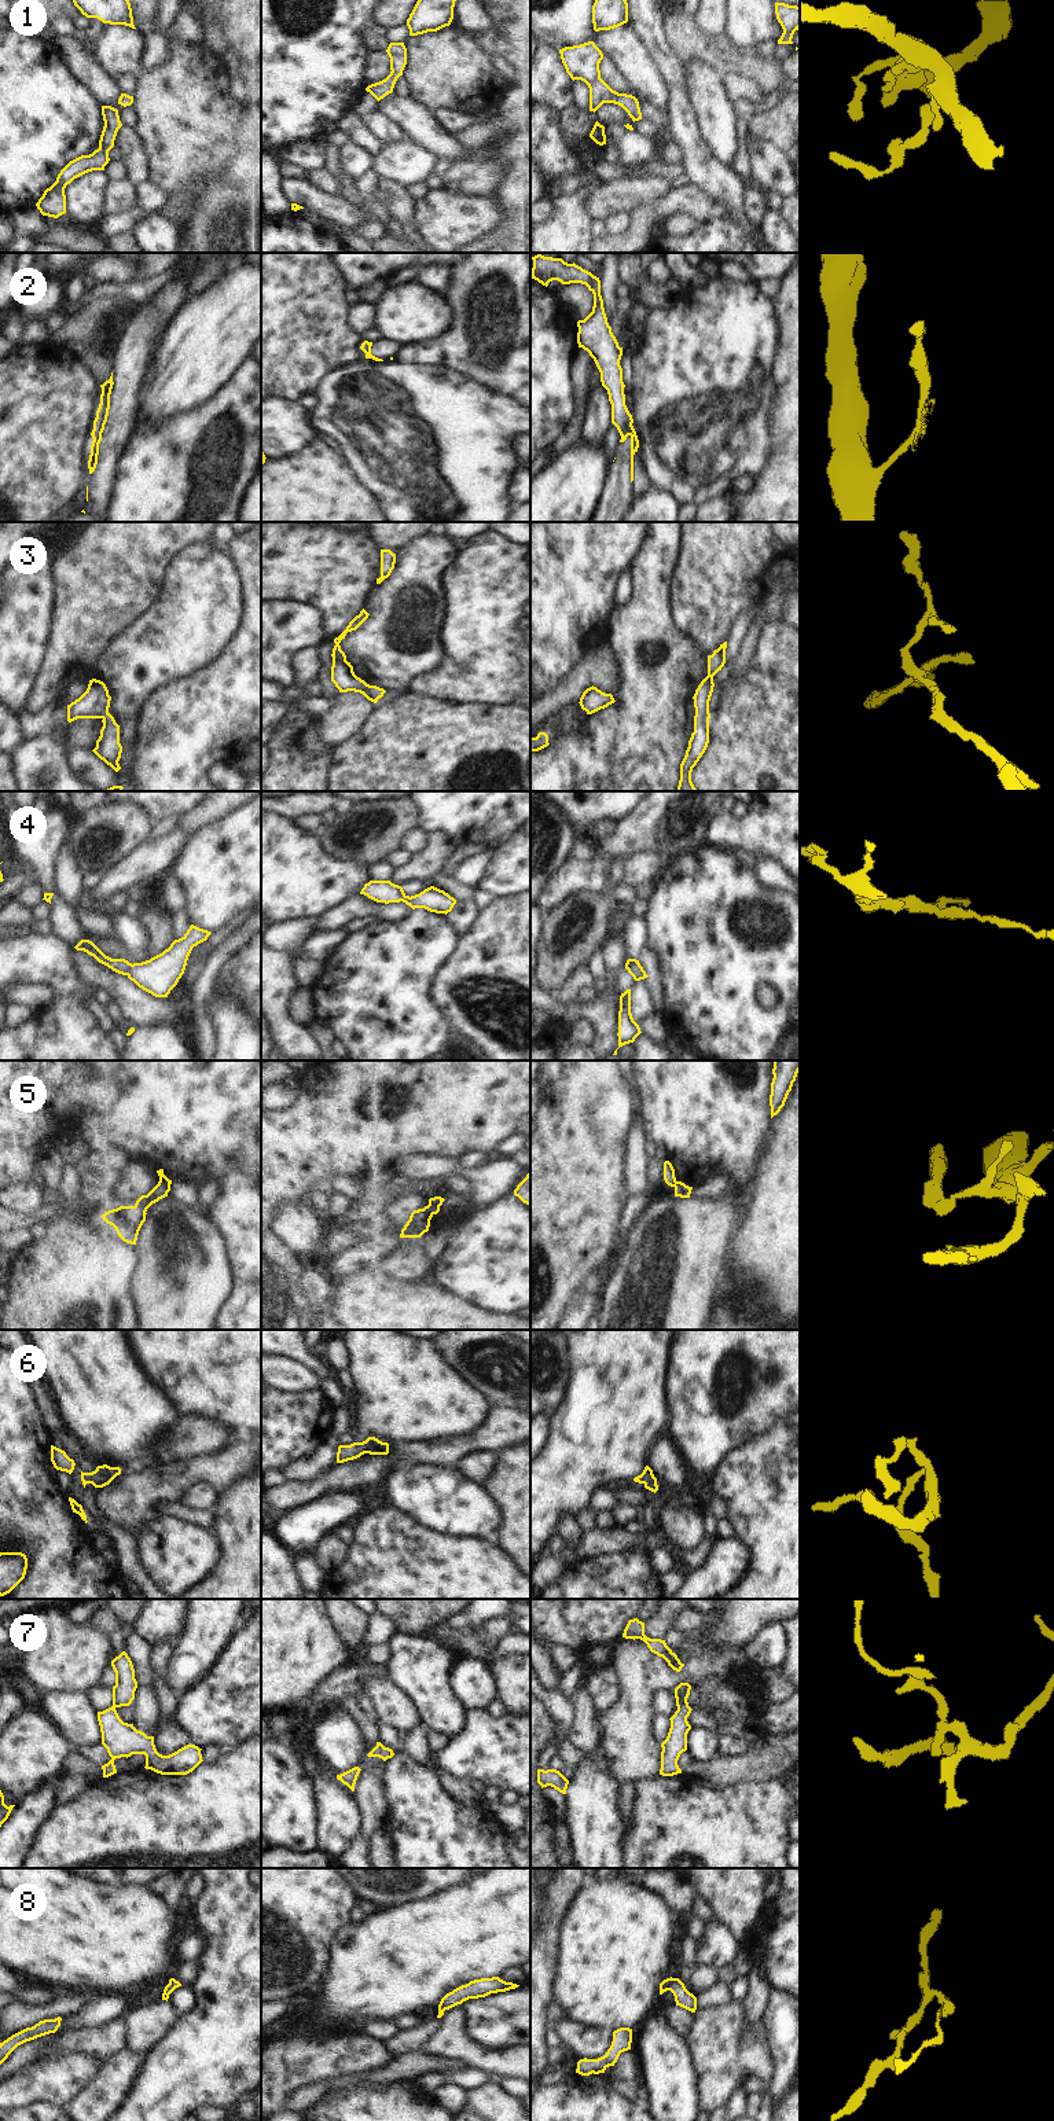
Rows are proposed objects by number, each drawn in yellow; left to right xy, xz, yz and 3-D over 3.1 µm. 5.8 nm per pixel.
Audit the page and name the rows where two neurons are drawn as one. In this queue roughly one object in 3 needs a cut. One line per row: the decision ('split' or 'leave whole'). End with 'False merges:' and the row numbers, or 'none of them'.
1: leave whole
2: leave whole
3: leave whole
4: leave whole
5: split
6: leave whole
7: leave whole
8: leave whole
False merges: 5

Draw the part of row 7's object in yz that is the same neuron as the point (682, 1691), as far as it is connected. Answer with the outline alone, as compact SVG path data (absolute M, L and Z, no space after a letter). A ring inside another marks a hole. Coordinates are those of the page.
M680 1683L675 1688L677 1710L669 1719L671 1728L666 1739L661 1743L662 1751L660 1775L662 1776L682 1773L682 1769L677 1765L677 1760L680 1754L687 1750L687 1734L691 1729L691 1725L687 1721L687 1717L693 1710L687 1702L690 1690L691 1686L688 1683Z

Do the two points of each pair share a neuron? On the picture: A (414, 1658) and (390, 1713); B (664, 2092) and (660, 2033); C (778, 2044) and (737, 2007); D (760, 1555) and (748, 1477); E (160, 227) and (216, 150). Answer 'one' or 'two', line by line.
A: two
B: one
C: two
D: one
E: two

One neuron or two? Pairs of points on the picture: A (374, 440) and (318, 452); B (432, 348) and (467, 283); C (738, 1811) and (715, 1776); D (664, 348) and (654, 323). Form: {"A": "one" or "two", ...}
{"A": "two", "B": "one", "C": "two", "D": "one"}

